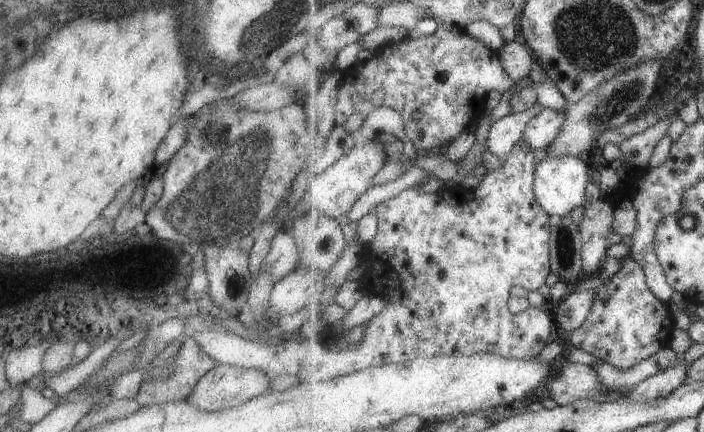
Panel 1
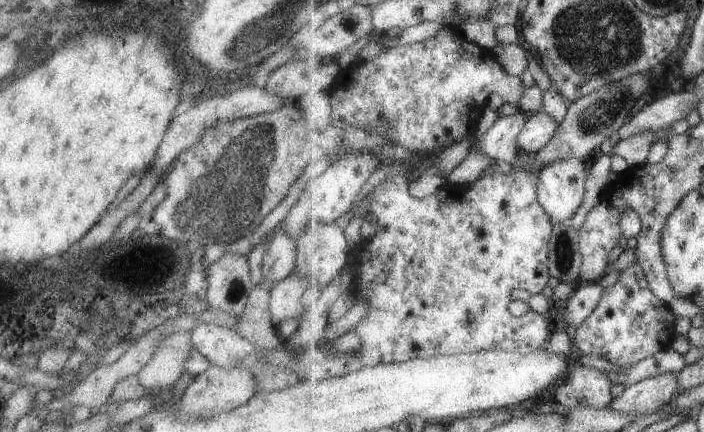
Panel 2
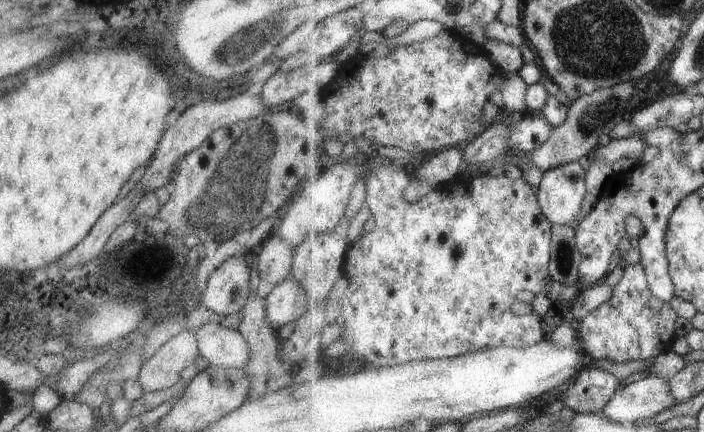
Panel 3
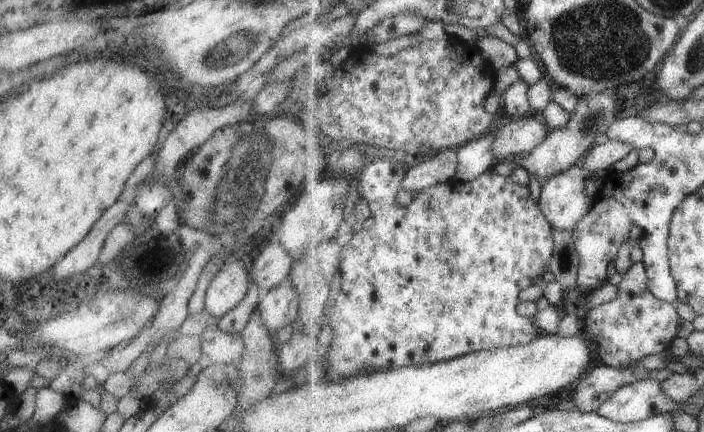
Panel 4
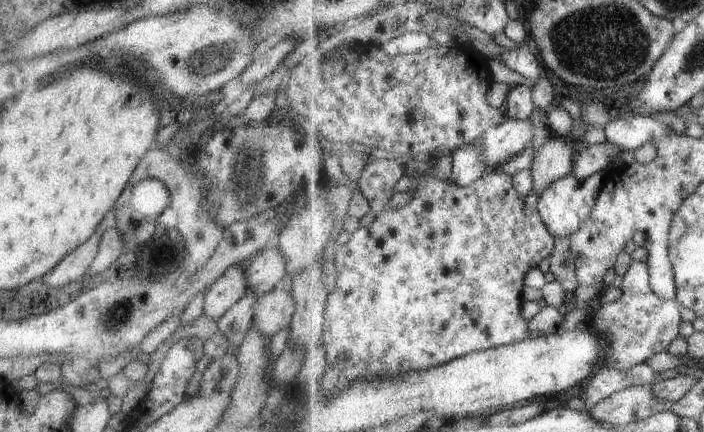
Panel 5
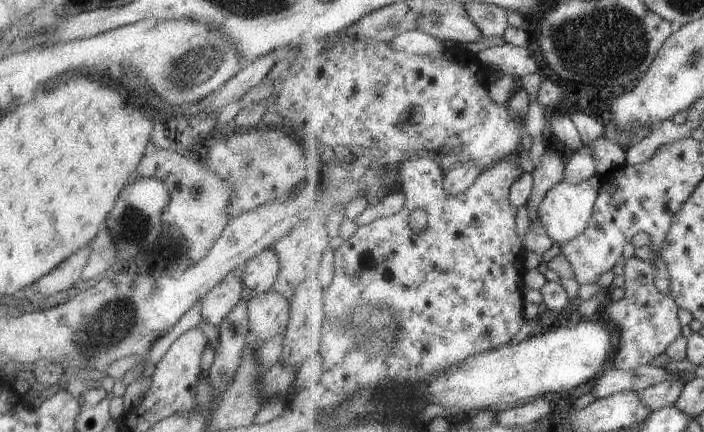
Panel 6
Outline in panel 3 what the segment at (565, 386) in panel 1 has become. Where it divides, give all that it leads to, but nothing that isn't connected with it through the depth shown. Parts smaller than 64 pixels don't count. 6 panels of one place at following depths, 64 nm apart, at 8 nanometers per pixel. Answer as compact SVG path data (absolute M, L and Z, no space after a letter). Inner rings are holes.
M585 366L561 395L561 401L577 413L598 413L607 406L621 380L601 368Z

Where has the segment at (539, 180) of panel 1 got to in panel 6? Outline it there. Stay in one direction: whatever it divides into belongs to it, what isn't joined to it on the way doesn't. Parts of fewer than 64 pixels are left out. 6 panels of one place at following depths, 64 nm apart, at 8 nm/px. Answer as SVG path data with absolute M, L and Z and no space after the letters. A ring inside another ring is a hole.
M595 174L589 180L577 185L569 182L560 183L546 195L540 207L539 221L544 225L545 232L555 243L563 246L585 233L594 214L602 182L602 176Z

